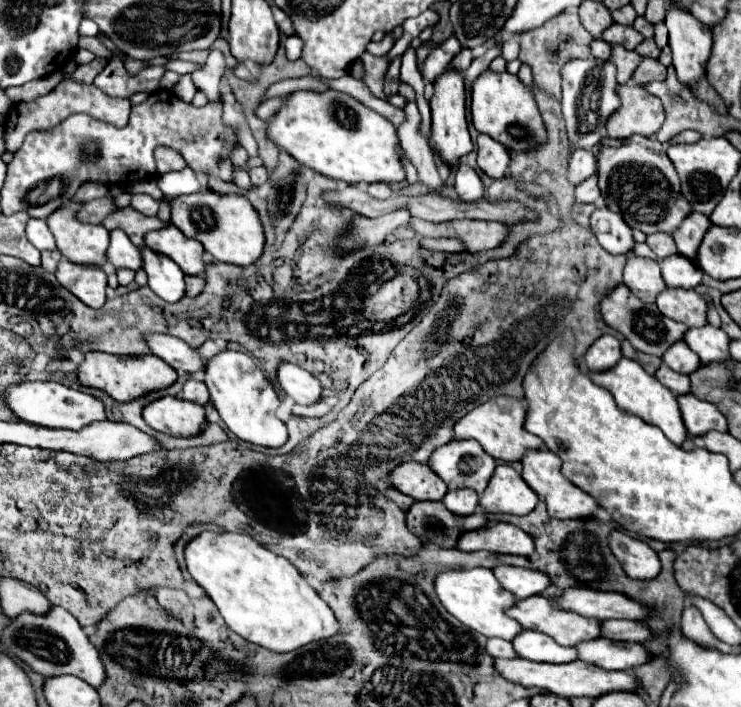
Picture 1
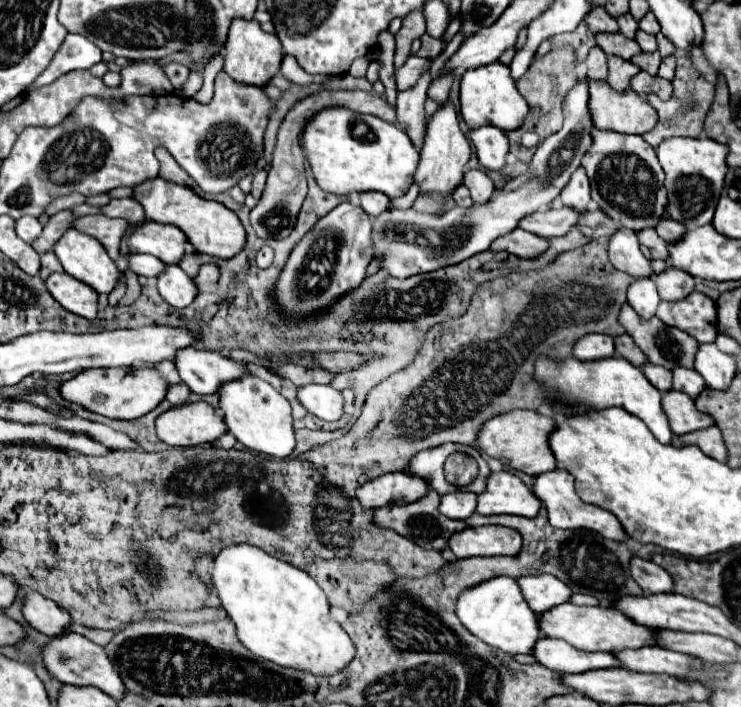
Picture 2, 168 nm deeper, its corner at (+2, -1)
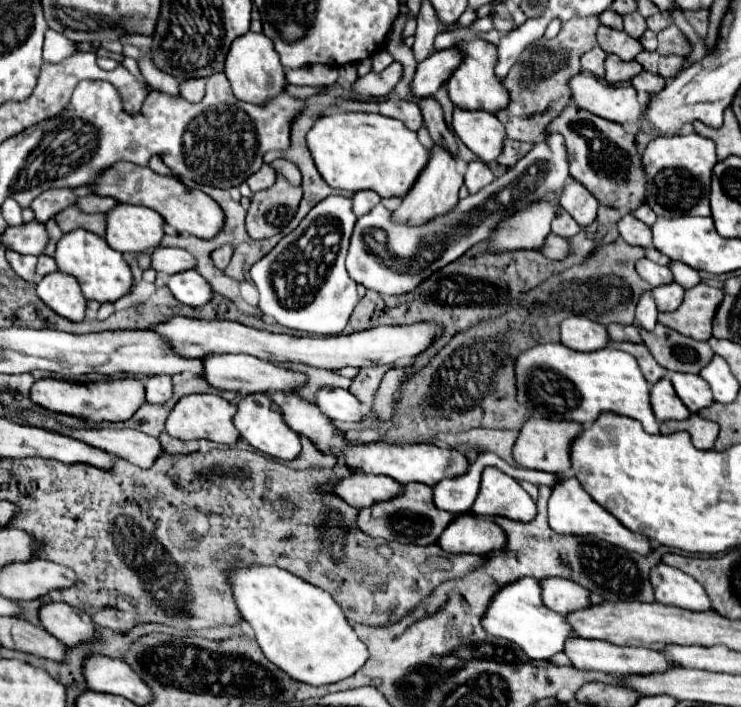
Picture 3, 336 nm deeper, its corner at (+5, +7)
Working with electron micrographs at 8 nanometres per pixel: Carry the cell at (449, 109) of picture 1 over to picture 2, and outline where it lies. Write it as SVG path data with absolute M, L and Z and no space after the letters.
M447 101L445 105L439 105L439 109L431 115L427 135L425 135L425 145L421 149L421 161L415 173L415 181L419 183L419 191L439 191L449 195L463 179L465 173L465 163L471 157L471 145L469 139L463 135L457 119L455 105Z

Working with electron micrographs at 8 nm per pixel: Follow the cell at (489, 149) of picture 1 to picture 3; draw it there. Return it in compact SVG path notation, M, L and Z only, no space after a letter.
M454 107L452 129L462 139L462 143L486 163L494 161L502 153L506 133L504 125L494 113Z

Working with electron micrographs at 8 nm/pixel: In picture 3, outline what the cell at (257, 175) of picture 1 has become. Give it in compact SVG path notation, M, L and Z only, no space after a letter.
M262 165L262 169L260 171L256 171L254 175L250 175L248 177L248 187L250 187L250 191L252 193L256 193L256 191L262 191L262 189L266 189L266 187L270 187L270 185L274 185L274 181L276 181L276 171L270 167L270 165Z

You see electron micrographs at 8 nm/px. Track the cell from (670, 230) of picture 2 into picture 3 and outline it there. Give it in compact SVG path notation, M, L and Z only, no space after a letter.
M640 205L632 215L634 215L636 219L640 219L642 223L646 223L646 225L652 225L652 223L656 221L656 213L654 213L648 205Z

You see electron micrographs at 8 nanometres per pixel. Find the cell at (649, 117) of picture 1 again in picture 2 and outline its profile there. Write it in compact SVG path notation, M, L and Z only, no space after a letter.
M589 81L589 109L593 115L593 123L597 129L617 131L617 133L635 133L643 135L653 129L657 123L657 111L647 103L645 97L637 95L633 89L625 89L625 93L617 93L607 85L607 81Z

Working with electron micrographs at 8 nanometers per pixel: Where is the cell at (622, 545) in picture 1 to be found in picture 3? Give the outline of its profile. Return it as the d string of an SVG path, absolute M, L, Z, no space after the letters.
M658 565L650 571L650 581L656 591L656 601L692 611L710 611L712 603L704 587L690 575L670 565Z

